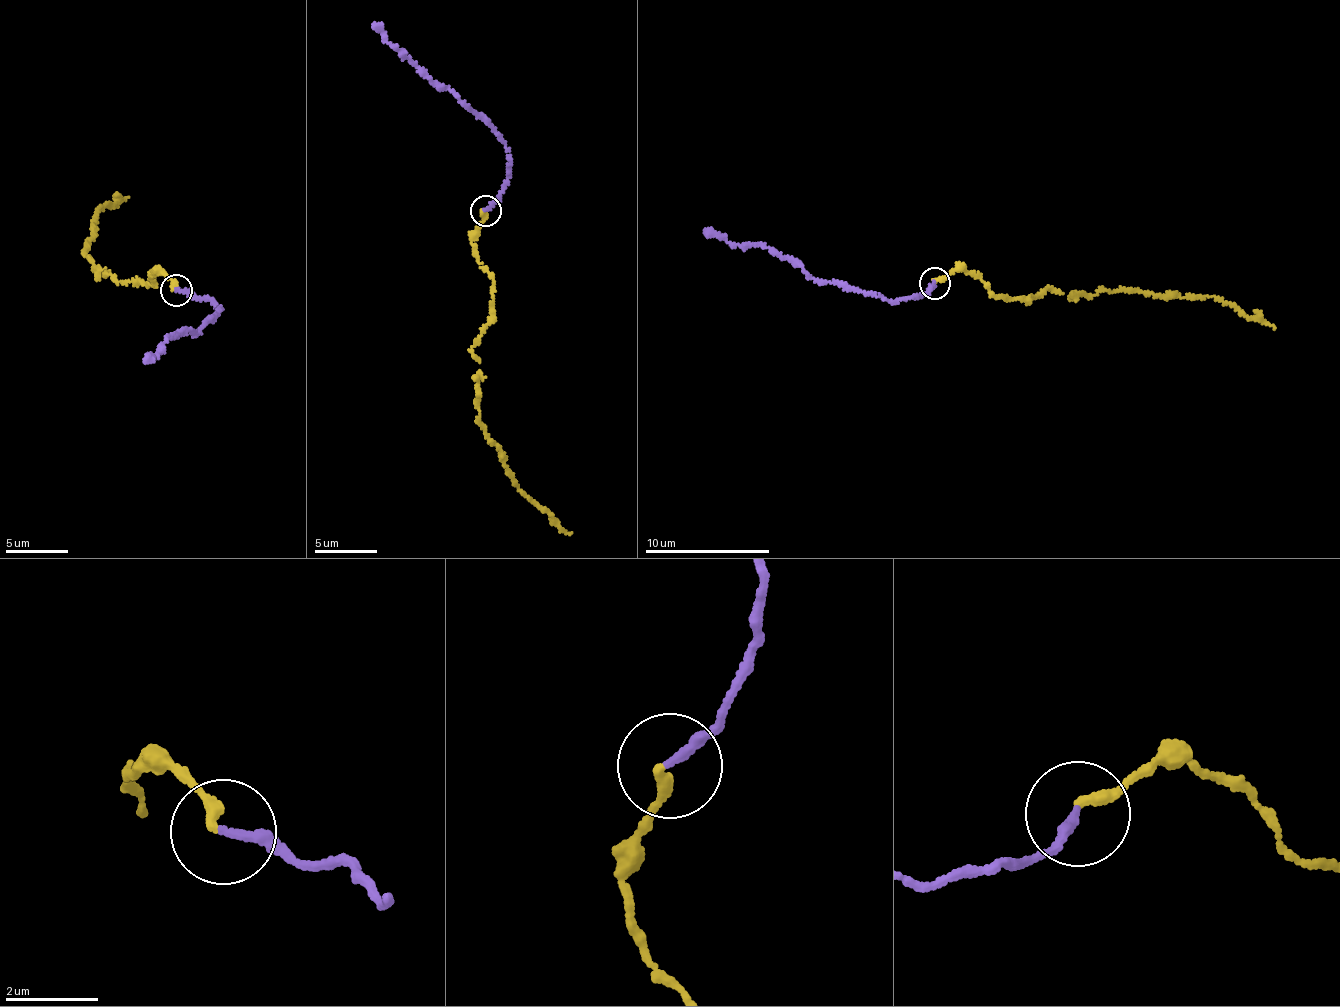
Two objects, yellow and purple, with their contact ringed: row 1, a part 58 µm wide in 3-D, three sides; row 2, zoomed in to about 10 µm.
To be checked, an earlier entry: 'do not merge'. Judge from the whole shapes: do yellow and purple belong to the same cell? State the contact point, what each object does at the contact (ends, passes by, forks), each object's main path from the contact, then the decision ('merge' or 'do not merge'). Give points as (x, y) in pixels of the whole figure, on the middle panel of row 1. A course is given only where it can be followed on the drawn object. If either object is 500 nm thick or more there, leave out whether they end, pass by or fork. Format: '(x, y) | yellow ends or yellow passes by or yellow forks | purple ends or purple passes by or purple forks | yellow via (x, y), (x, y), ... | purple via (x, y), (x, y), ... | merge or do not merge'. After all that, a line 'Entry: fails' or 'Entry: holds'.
(485, 211) | yellow ends | purple ends | yellow via (485, 211), (479, 263), (493, 280), (488, 323), (472, 350), (479, 370), (479, 425), (515, 485), (571, 532) | purple via (485, 211), (507, 178), (509, 148), (495, 128), (446, 87), (431, 81), (373, 24) | merge
Entry: fails

